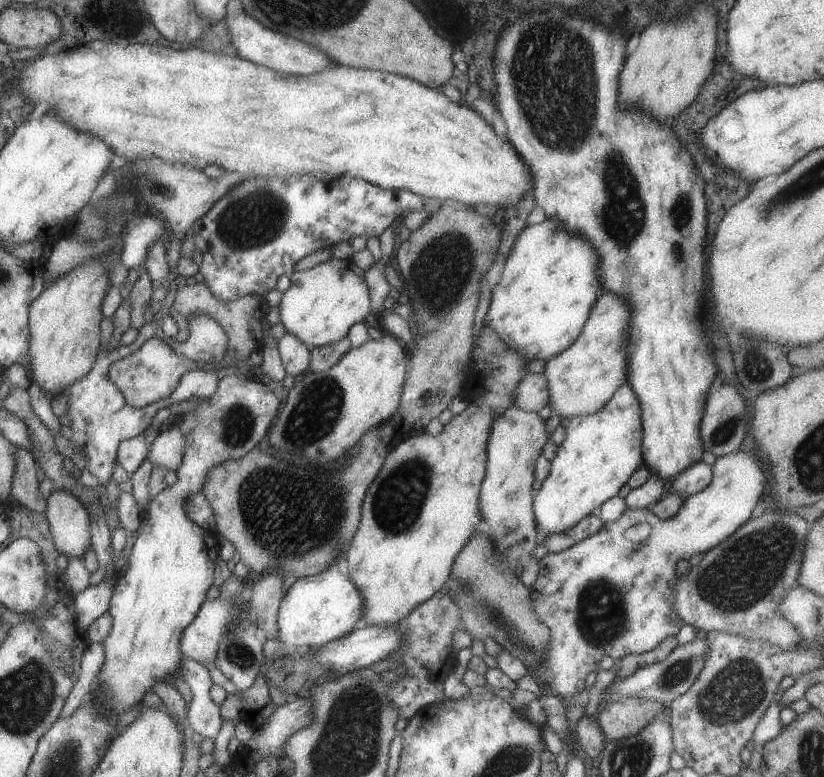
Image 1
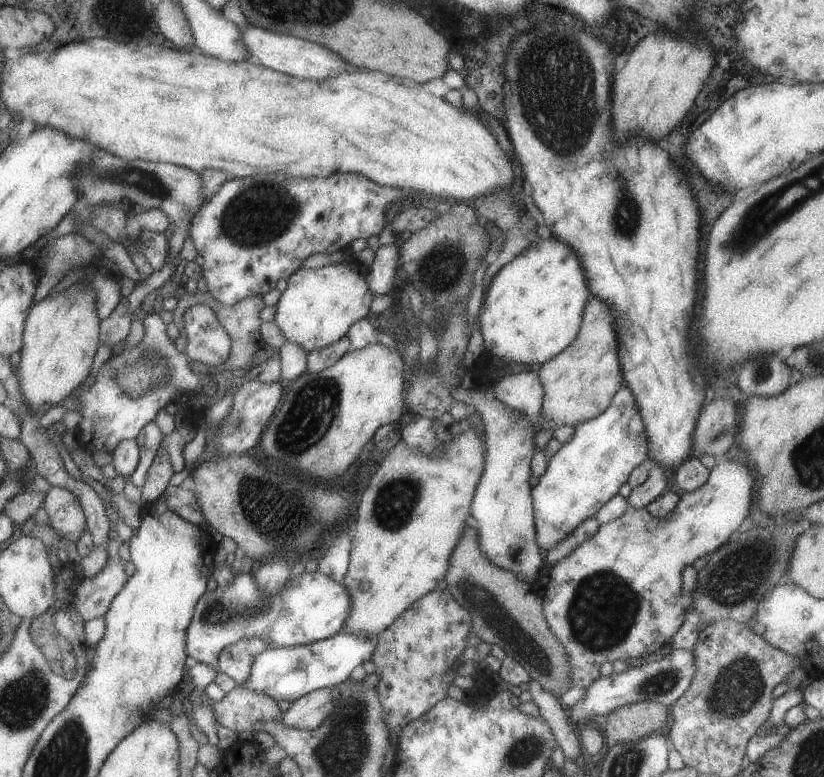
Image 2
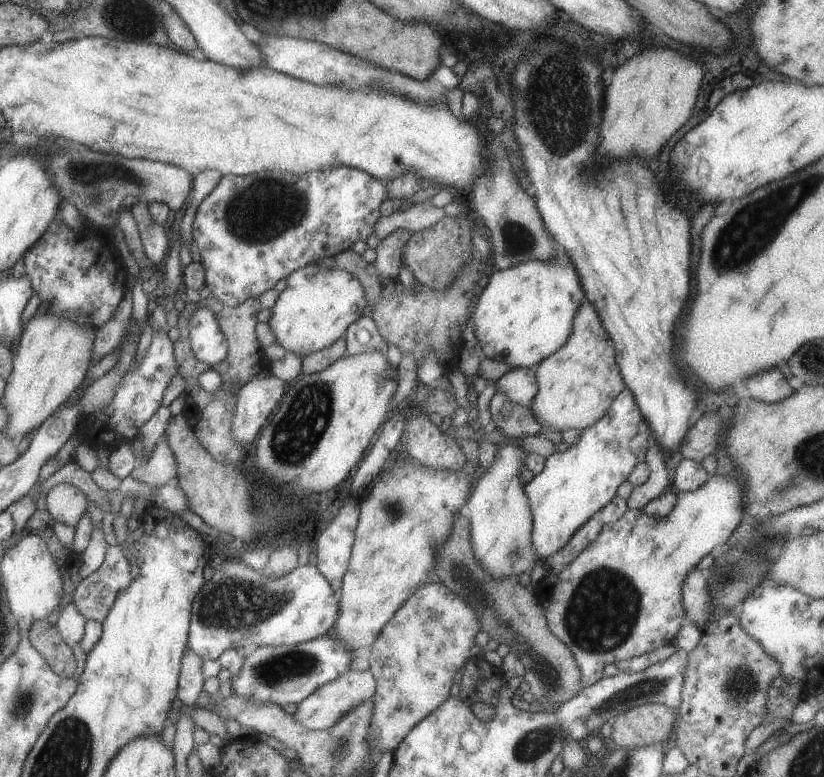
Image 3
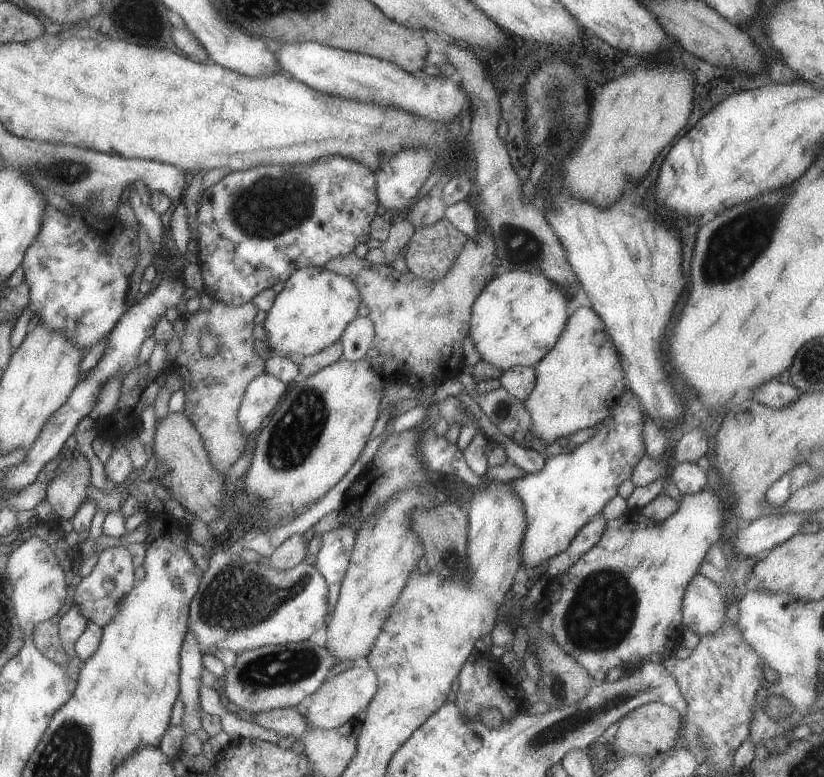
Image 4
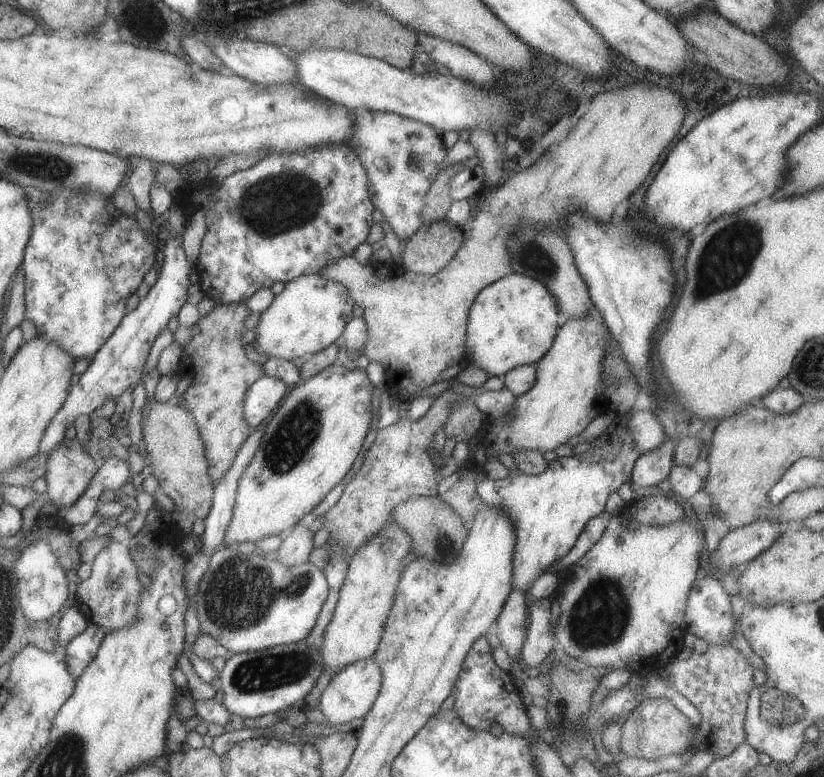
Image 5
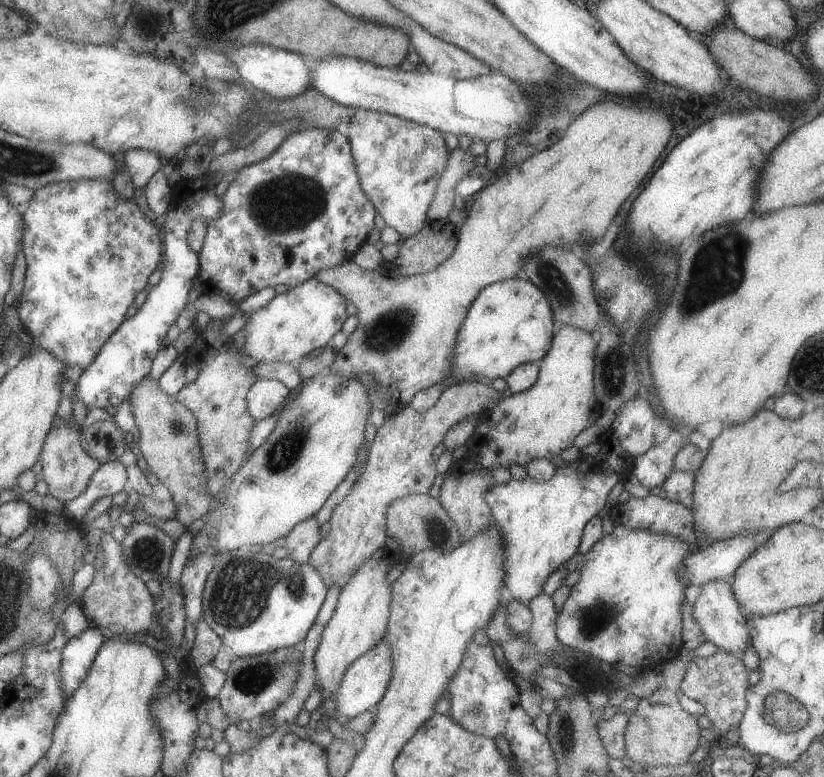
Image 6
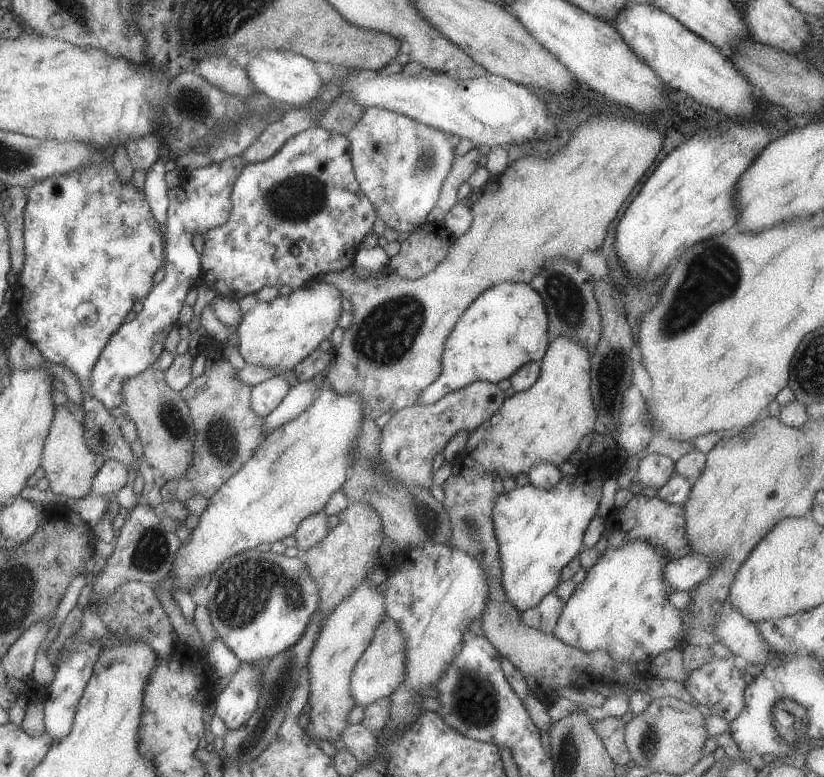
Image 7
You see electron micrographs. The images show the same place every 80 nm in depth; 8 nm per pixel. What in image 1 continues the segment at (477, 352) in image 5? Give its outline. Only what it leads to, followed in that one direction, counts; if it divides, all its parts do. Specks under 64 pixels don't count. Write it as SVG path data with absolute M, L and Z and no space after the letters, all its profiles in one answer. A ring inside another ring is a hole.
M545 219L541 223L534 225L526 224L521 232L516 236L514 243L509 251L509 256L503 266L499 281L493 285L490 290L491 298L486 314L484 315L483 326L487 326L491 331L494 331L496 337L511 350L519 352L527 361L542 360L547 361L548 358L559 354L579 336L584 322L587 320L589 309L595 302L595 299L600 293L600 281L598 280L597 270L597 255L594 250L582 239L582 235L575 235L574 232L569 232L564 229L561 223Z

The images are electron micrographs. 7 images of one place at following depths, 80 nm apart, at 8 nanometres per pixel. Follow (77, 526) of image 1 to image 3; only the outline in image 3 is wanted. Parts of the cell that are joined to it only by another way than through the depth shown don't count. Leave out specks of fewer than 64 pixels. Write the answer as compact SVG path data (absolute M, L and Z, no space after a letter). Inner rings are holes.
M69 483L55 485L45 494L47 512L55 522L75 526L88 500L76 486Z

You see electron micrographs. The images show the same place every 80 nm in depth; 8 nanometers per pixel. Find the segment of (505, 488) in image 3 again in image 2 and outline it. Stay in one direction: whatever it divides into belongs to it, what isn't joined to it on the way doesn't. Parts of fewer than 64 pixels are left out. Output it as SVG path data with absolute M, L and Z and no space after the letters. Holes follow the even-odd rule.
M455 385L451 390L455 401L474 408L480 416L485 430L486 452L483 470L475 487L469 516L476 530L476 541L484 557L496 567L523 574L523 578L533 585L543 570L539 547L535 540L528 478L532 472L530 460L533 450L535 430L533 422L521 412L509 410L501 401L479 389L467 390Z

